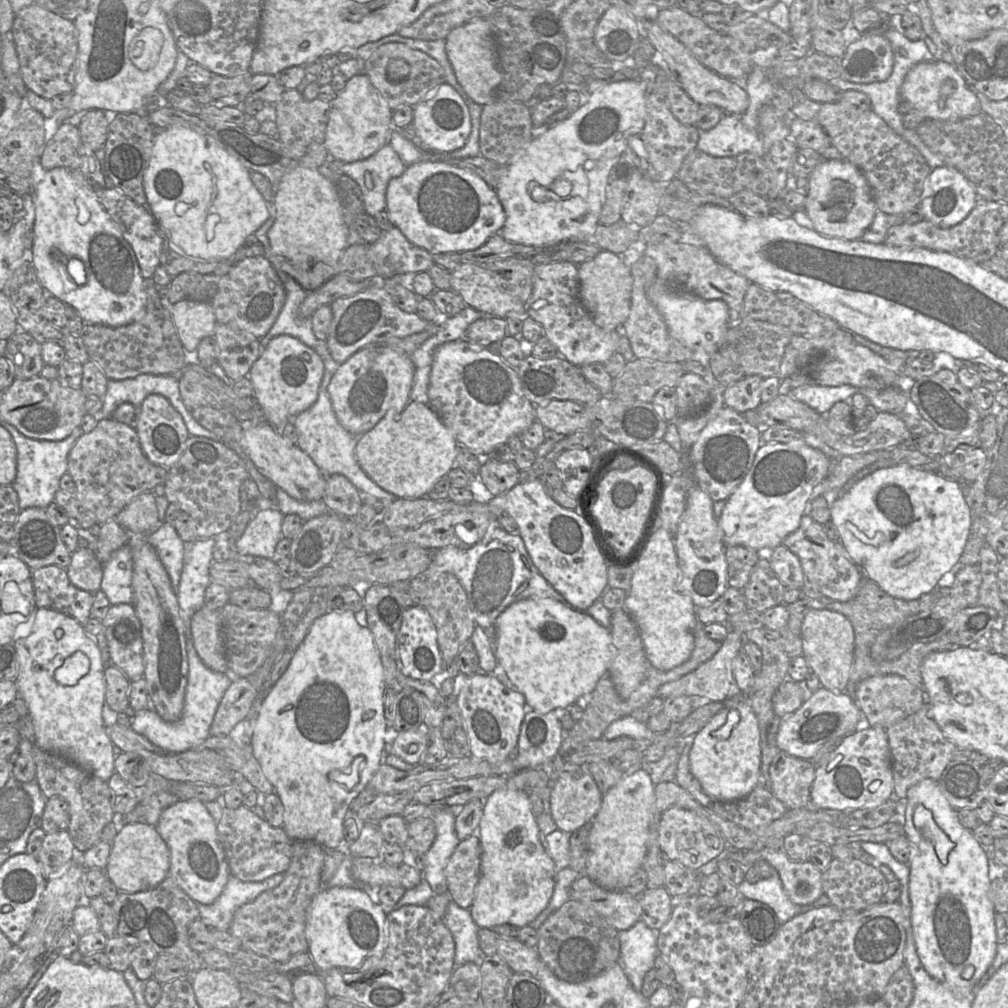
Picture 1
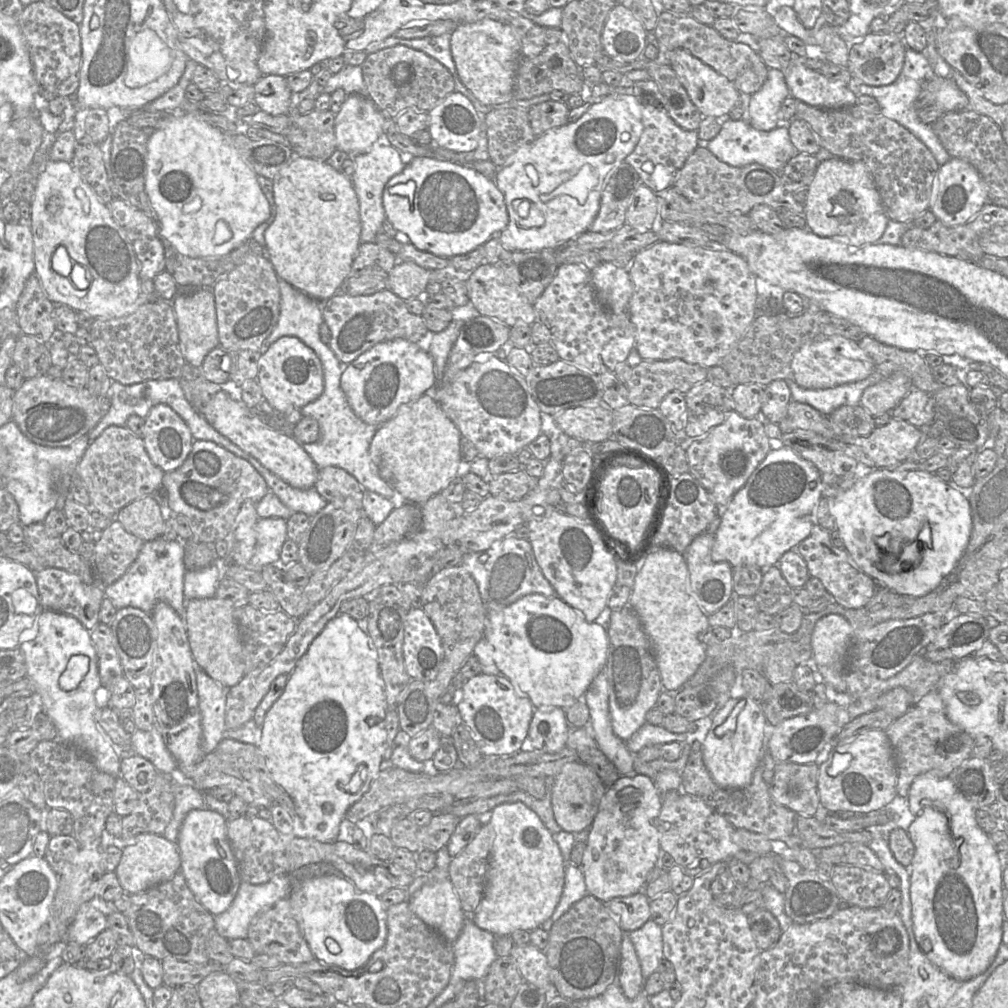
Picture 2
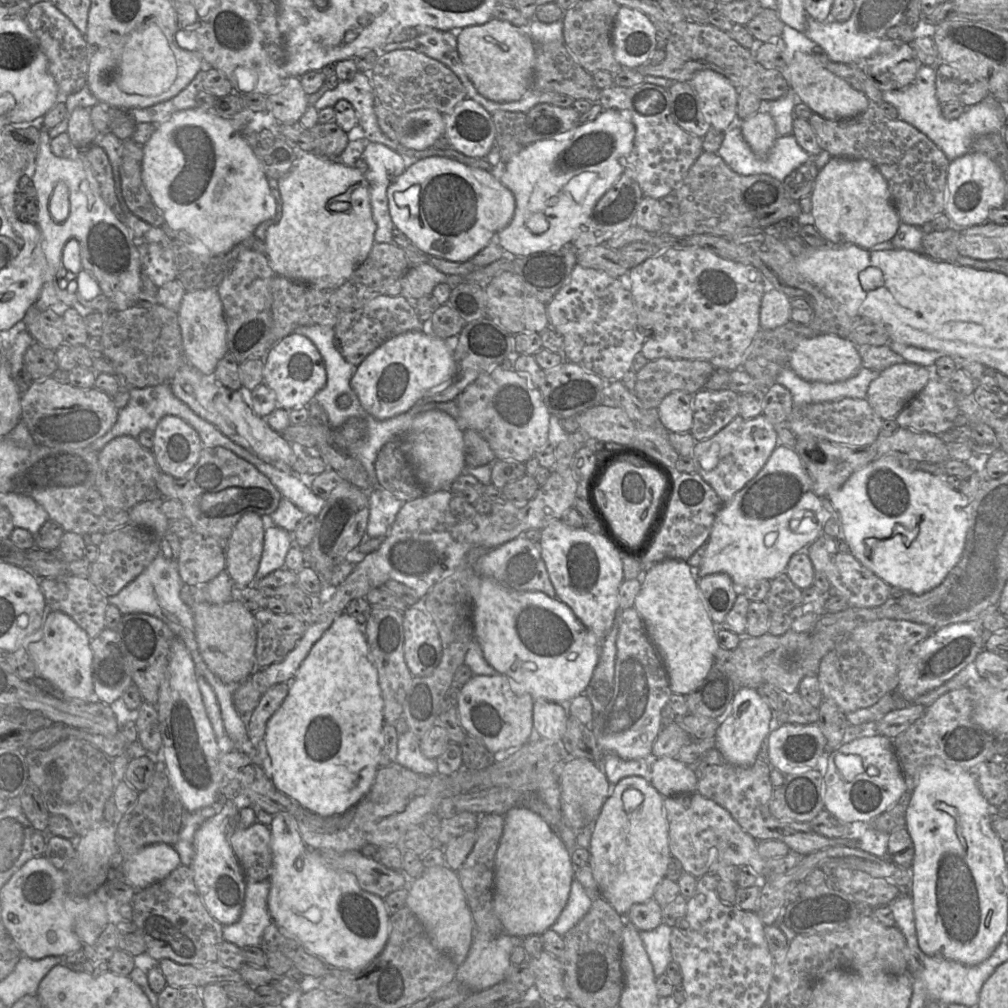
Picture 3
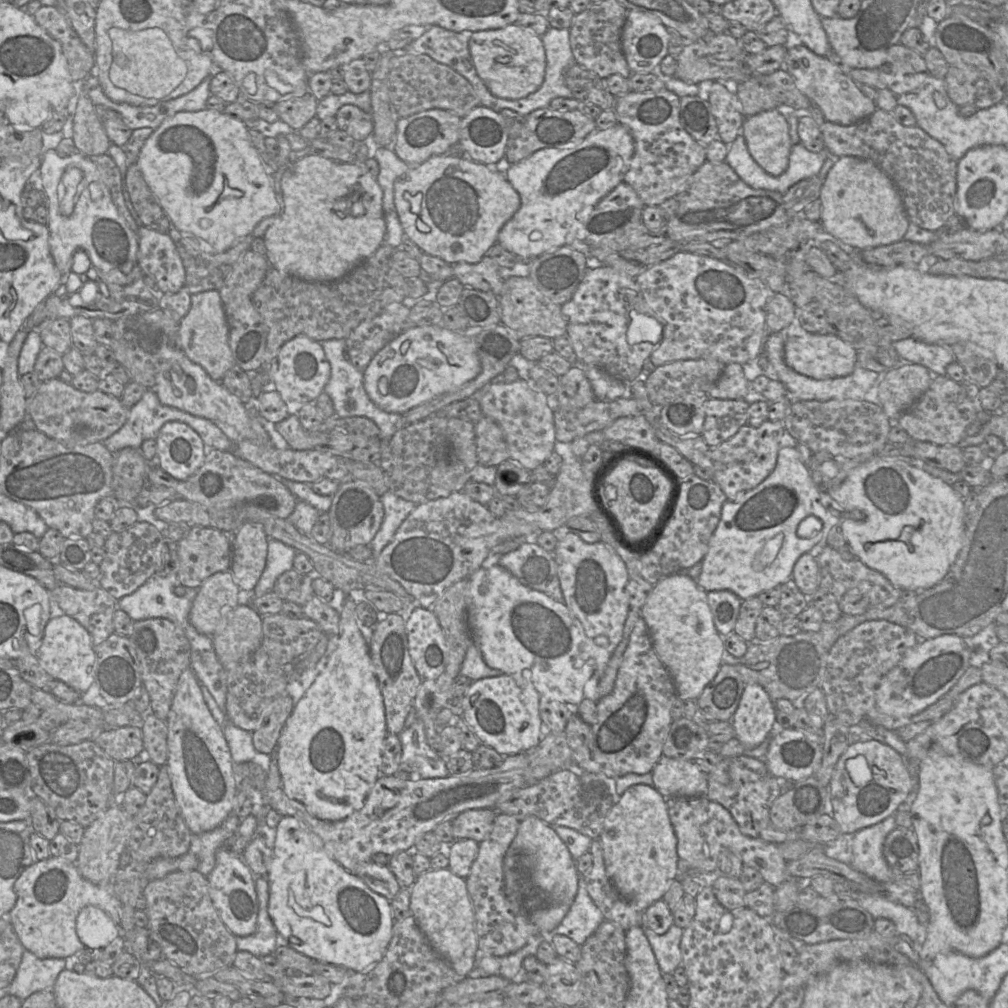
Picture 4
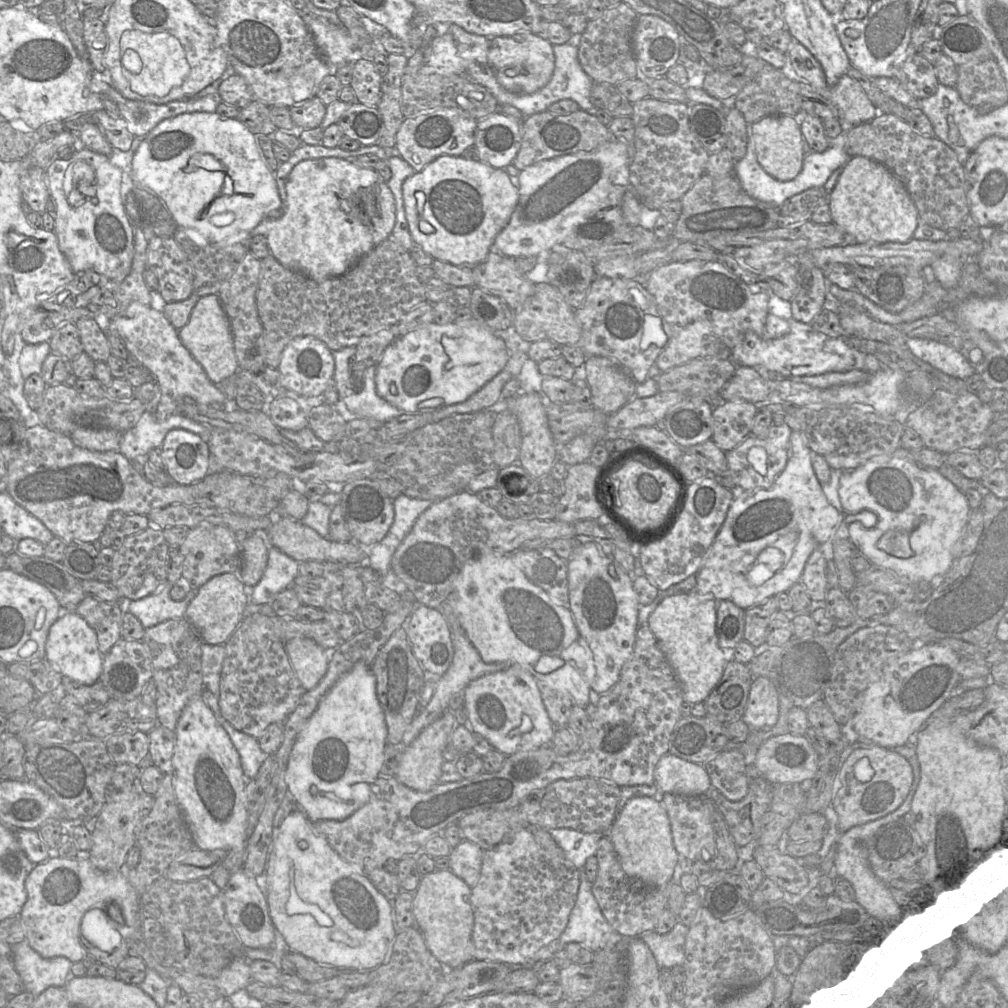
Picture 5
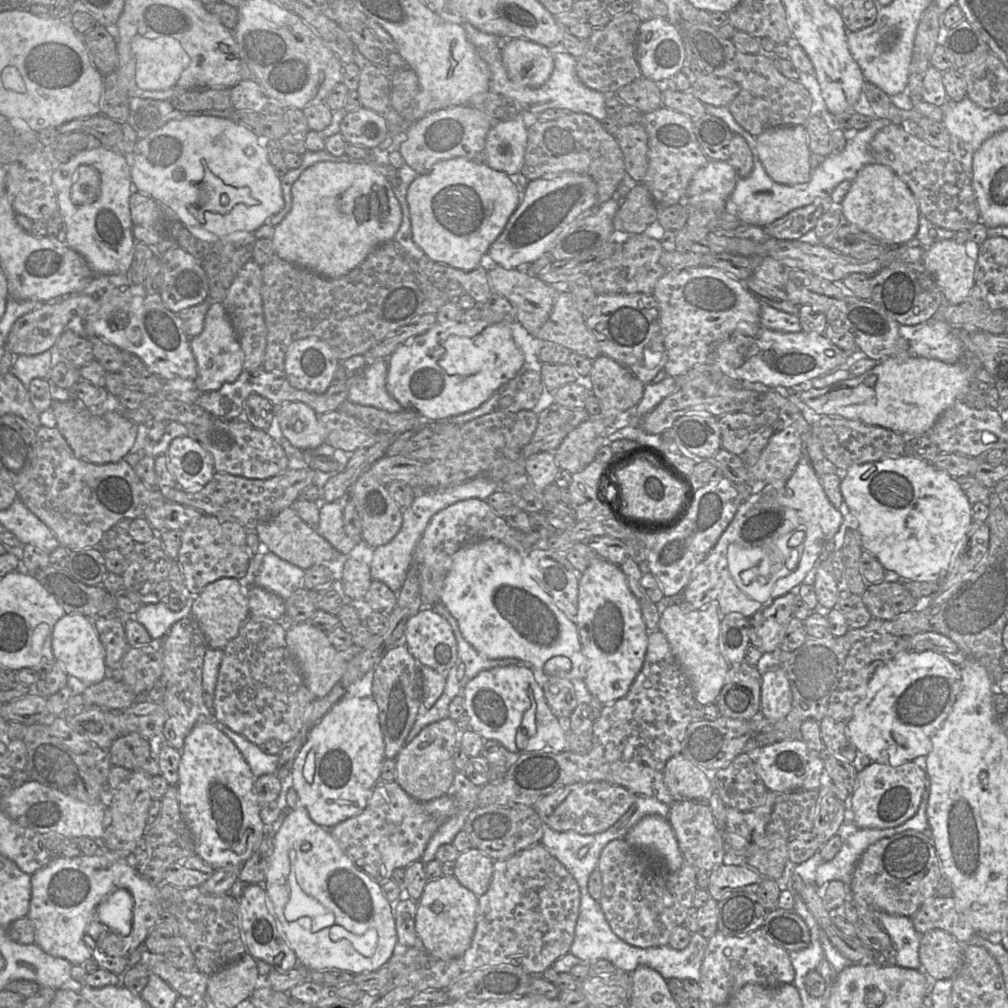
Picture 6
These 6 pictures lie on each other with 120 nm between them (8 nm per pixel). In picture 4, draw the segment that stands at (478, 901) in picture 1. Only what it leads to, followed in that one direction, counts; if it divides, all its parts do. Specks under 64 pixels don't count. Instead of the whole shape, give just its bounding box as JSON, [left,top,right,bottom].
[504,815,579,936]

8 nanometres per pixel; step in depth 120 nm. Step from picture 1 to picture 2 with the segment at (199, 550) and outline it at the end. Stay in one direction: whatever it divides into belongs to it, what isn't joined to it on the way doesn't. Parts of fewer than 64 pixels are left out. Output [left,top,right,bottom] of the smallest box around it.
[183,558,231,601]

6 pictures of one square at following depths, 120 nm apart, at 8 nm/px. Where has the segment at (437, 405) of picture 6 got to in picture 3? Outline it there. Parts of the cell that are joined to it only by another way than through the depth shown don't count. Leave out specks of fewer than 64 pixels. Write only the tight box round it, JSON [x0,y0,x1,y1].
[350,328,454,420]

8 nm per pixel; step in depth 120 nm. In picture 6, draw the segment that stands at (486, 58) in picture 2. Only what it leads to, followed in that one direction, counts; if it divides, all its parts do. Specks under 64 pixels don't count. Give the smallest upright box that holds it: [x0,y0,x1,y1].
[501,38,554,87]

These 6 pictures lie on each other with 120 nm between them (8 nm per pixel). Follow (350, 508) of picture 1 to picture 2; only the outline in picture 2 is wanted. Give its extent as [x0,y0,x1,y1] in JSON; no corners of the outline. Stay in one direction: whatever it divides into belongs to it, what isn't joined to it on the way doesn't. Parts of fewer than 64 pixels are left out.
[314,466,365,508]

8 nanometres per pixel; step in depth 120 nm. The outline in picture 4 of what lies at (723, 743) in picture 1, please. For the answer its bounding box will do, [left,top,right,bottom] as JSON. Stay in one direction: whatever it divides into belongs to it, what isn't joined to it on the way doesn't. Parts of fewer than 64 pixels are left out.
[729,684,776,748]

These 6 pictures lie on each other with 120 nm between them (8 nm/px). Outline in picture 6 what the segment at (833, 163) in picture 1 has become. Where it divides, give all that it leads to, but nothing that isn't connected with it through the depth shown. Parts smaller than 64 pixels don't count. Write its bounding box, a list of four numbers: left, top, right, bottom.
[841,163,920,246]

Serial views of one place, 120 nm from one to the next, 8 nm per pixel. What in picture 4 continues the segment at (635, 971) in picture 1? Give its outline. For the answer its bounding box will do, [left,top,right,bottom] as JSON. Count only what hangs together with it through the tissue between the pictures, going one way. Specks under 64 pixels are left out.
[643,924,683,974]

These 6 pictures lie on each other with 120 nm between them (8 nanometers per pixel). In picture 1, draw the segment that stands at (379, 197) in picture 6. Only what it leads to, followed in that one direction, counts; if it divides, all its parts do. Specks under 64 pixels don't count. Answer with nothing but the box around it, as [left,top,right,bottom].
[267,164,348,292]

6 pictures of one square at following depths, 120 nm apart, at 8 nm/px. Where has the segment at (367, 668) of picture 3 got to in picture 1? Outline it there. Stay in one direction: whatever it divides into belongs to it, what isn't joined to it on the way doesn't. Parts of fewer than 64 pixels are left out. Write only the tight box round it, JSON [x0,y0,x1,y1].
[250,611,388,850]

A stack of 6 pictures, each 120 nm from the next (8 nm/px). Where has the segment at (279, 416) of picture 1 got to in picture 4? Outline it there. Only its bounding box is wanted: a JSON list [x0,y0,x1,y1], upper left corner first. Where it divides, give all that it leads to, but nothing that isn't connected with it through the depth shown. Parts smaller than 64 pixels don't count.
[264,335,331,403]

